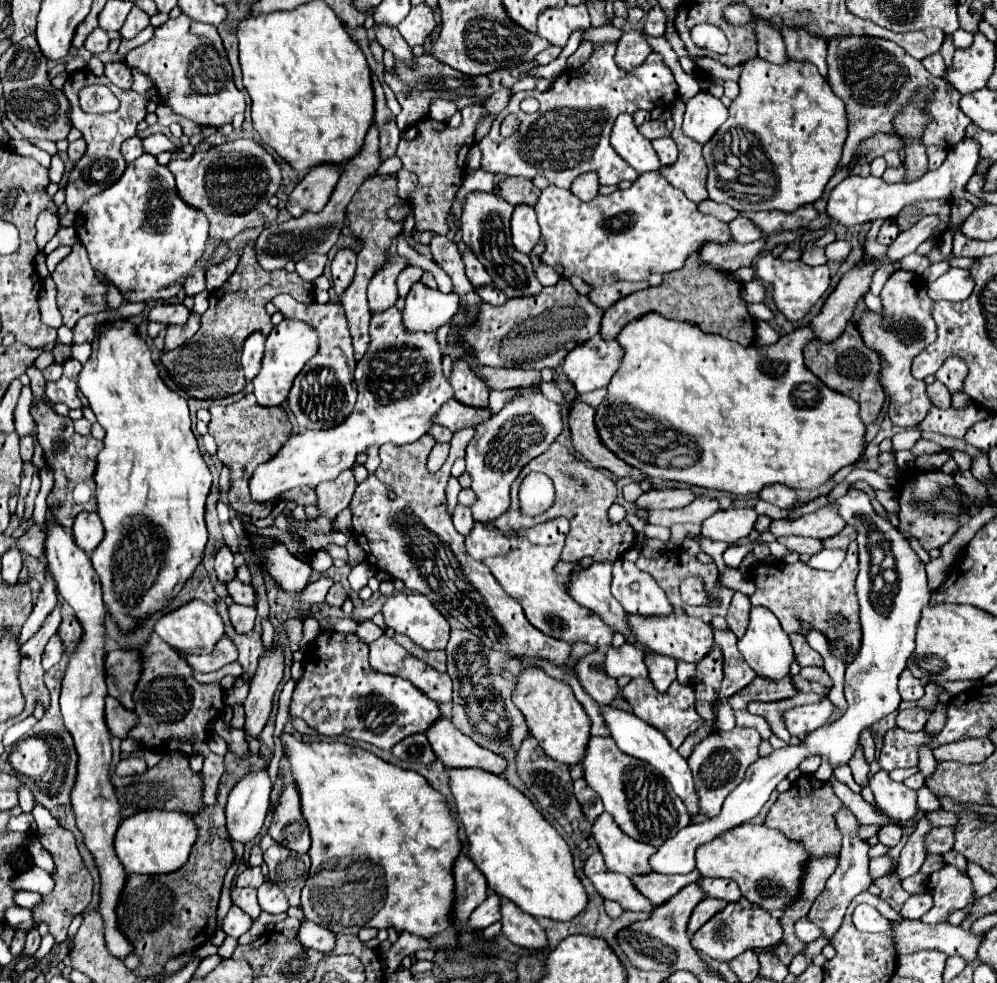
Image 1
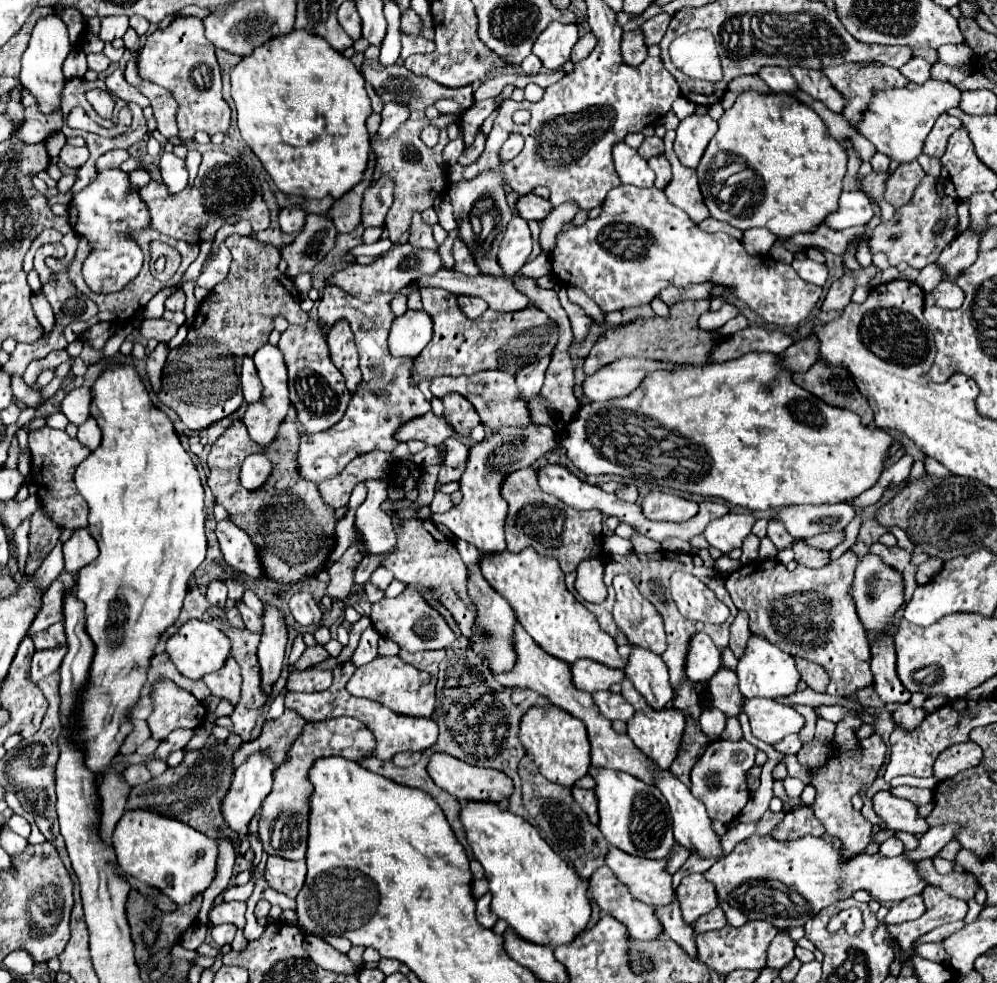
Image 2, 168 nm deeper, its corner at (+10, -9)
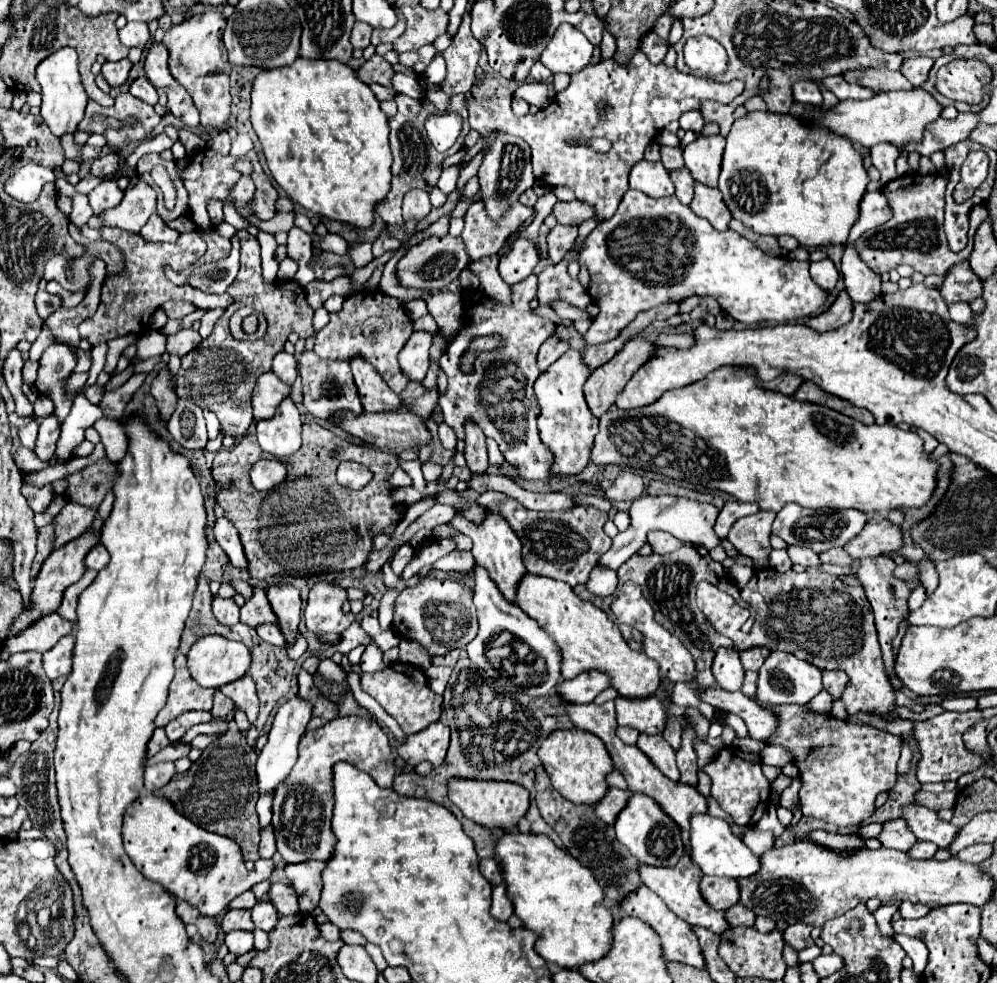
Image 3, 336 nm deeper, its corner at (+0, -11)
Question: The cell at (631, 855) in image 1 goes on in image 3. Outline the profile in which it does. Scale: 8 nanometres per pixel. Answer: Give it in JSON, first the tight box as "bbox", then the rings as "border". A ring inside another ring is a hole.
{"bbox":[640,855,730,935],"border":[[[684,855],[676,867],[650,867],[650,865],[642,865],[640,867],[640,877],[644,881],[646,887],[650,887],[680,919],[684,919],[686,923],[690,923],[692,927],[704,927],[710,929],[716,935],[722,935],[726,929],[730,929],[728,921],[724,919],[722,911],[712,909],[702,893],[700,893],[700,879],[702,879],[702,871],[700,867],[696,867],[696,863],[692,863],[692,859],[688,855]]]}

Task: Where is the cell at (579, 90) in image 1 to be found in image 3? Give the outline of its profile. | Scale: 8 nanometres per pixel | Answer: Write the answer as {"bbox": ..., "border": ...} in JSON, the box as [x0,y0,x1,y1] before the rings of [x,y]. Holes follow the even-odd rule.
{"bbox":[466,51,744,219],"border":[[[638,51],[634,57],[630,57],[630,65],[618,65],[614,59],[600,61],[598,65],[588,65],[584,71],[572,75],[572,81],[566,91],[558,93],[550,105],[540,109],[538,113],[528,113],[524,117],[516,117],[512,113],[510,100],[512,95],[505,90],[499,81],[484,73],[482,79],[474,81],[472,91],[466,95],[466,109],[469,113],[471,129],[476,130],[481,137],[487,137],[493,130],[506,131],[508,135],[520,135],[530,147],[532,147],[532,165],[534,175],[540,183],[554,187],[554,185],[566,185],[574,189],[576,199],[592,205],[598,213],[598,219],[610,219],[624,193],[628,191],[628,173],[630,169],[644,157],[644,149],[654,141],[654,137],[674,119],[680,119],[682,113],[700,109],[704,101],[712,99],[722,105],[728,105],[734,97],[738,97],[744,91],[742,81],[730,81],[730,83],[718,83],[712,79],[702,79],[696,75],[680,73],[676,67],[666,67],[664,63],[652,65],[642,51]],[[598,101],[610,101],[610,111],[606,115],[600,115],[596,109]],[[590,137],[606,137],[612,141],[612,149],[608,153],[596,153],[582,145],[568,145],[568,139],[590,139]]]}

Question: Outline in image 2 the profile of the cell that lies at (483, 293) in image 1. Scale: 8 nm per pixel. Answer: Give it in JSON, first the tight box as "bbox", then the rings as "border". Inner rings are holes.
{"bbox":[414,269,532,311],"border":[[[442,269],[430,277],[422,277],[422,281],[414,281],[414,287],[442,287],[454,295],[468,295],[478,297],[488,303],[494,311],[518,311],[532,305],[528,297],[514,289],[512,277],[496,279],[486,275],[466,277],[450,269]]]}

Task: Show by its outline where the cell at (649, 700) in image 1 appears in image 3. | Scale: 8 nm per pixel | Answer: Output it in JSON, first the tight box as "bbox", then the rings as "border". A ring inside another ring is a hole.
{"bbox":[638,735,680,781],"border":[[[640,735],[638,739],[638,749],[670,779],[670,781],[678,781],[680,773],[676,769],[676,753],[672,751],[672,747],[666,743],[666,739],[662,735]]]}

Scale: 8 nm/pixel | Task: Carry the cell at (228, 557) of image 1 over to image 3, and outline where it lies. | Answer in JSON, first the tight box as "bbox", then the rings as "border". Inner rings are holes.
{"bbox":[212,597,238,625],"border":[[[214,597],[214,603],[212,603],[212,611],[214,611],[214,617],[222,623],[222,625],[236,625],[238,623],[238,605],[232,601],[232,599],[220,599],[220,597]]]}

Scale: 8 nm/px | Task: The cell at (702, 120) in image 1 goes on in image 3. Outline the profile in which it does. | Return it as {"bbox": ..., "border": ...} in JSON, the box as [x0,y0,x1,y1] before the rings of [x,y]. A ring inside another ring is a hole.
{"bbox":[684,137,724,187],"border":[[[698,137],[690,145],[684,147],[684,161],[690,169],[694,181],[704,183],[708,187],[718,187],[720,175],[720,159],[724,153],[724,137]]]}

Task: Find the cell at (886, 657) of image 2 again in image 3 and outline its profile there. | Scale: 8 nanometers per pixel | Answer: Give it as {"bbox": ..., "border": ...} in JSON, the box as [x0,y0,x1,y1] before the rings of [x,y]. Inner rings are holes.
{"bbox":[856,555,910,689],"border":[[[880,555],[874,559],[862,559],[856,577],[862,581],[864,589],[866,589],[866,597],[872,605],[874,617],[876,617],[876,629],[878,629],[878,641],[882,645],[882,653],[884,653],[884,663],[886,663],[886,673],[890,675],[892,687],[894,689],[902,689],[902,683],[892,675],[894,671],[894,655],[892,655],[892,639],[898,633],[898,625],[900,621],[908,615],[908,597],[910,597],[910,589],[900,581],[892,577],[894,571],[894,561],[888,555]]]}

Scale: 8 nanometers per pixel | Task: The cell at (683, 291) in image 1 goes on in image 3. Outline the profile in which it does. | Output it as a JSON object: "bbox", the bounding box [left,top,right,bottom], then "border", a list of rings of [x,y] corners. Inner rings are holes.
{"bbox":[584,337,656,419],"border":[[[634,337],[626,343],[620,355],[592,371],[584,385],[584,395],[596,419],[600,419],[600,415],[604,415],[616,403],[616,395],[620,395],[634,371],[644,365],[644,361],[650,361],[654,351],[656,349],[648,341]]]}

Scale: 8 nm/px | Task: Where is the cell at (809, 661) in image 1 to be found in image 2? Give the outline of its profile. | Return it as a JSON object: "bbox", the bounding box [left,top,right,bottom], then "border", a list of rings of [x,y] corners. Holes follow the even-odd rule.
{"bbox":[796,659,828,691],"border":[[[796,659],[796,667],[800,671],[802,681],[806,681],[810,689],[826,691],[826,687],[828,687],[828,673],[820,665],[810,663],[806,659]]]}

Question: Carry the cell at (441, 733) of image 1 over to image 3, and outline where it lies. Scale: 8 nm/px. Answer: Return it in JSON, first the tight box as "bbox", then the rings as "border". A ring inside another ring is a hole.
{"bbox":[448,779,530,833],"border":[[[452,779],[448,785],[450,801],[474,823],[486,829],[500,829],[504,833],[516,829],[518,821],[526,815],[530,807],[530,795],[524,787],[504,781],[470,781],[470,779]]]}

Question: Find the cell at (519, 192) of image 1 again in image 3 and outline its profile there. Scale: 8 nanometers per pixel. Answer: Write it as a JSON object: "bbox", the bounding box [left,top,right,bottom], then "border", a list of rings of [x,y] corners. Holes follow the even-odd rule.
{"bbox":[552,201,596,225],"border":[[[558,201],[554,205],[552,213],[556,215],[558,223],[562,223],[562,225],[580,225],[580,223],[596,217],[594,207],[588,207],[586,203],[580,203],[580,201],[570,201],[570,203]]]}

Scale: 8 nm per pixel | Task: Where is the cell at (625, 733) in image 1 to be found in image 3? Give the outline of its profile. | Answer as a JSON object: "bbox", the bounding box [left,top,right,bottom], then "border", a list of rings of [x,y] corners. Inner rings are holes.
{"bbox":[690,815,760,879],"border":[[[694,815],[690,825],[690,847],[692,847],[692,861],[702,869],[704,875],[718,875],[718,877],[732,877],[744,879],[756,875],[760,871],[760,857],[754,855],[740,837],[734,837],[730,825],[722,819],[704,815]]]}

